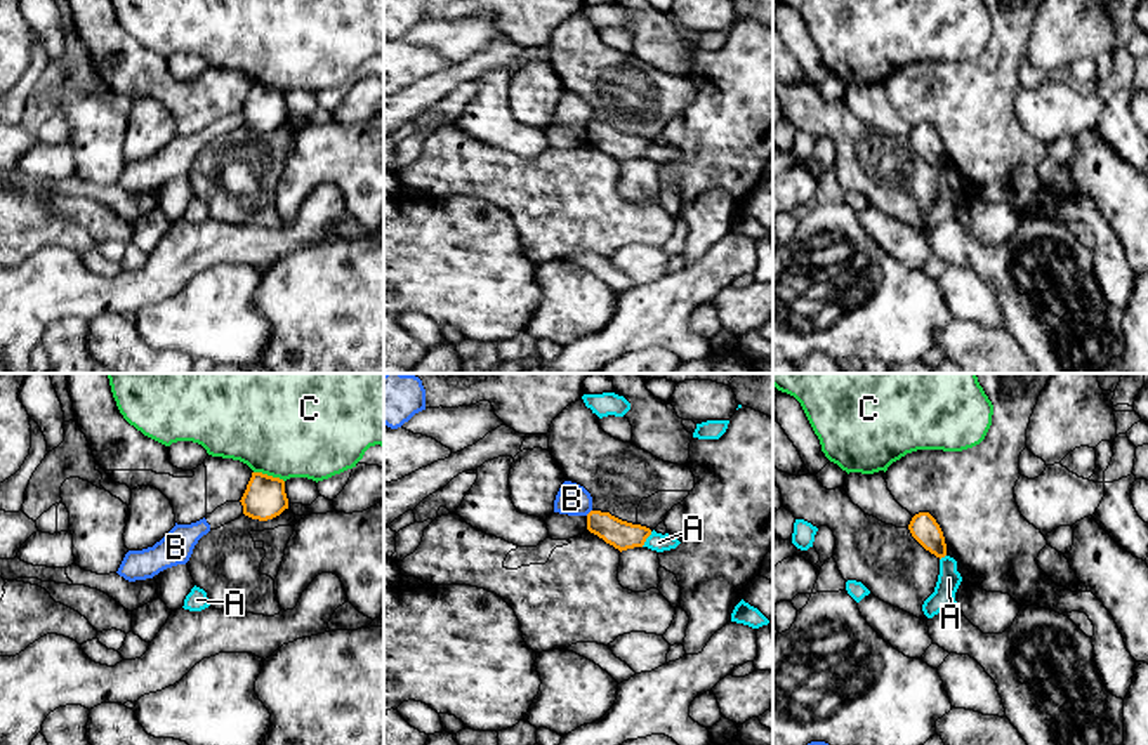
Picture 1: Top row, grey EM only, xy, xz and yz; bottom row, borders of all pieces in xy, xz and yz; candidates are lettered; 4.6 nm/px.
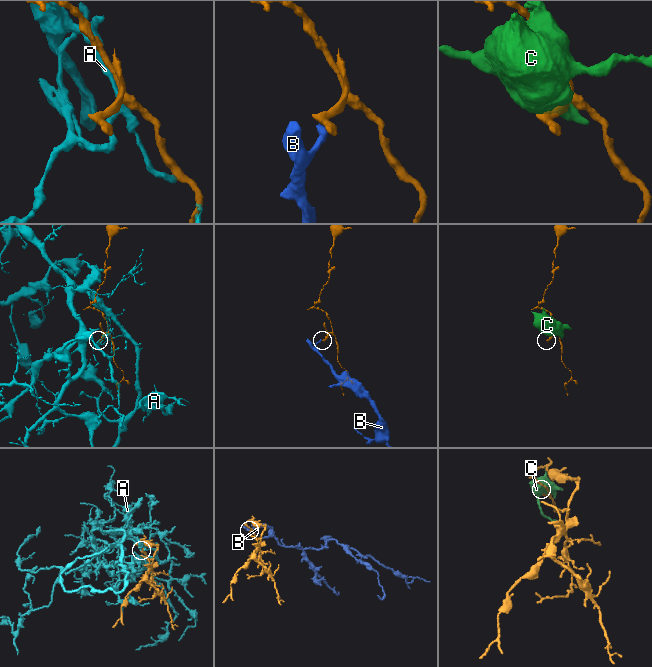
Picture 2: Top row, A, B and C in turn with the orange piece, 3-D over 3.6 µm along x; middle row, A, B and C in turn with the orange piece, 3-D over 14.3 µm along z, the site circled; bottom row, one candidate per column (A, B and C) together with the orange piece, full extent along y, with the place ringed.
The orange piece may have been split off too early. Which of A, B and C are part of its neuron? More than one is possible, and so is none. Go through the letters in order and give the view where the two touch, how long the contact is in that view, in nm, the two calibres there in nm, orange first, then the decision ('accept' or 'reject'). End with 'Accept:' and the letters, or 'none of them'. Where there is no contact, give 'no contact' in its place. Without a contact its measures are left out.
A: meets orange in xz; contact 90 nm long; 140 nm thick on the orange side, 90 nm on the other; reject
B: meets orange in xz; contact 40 nm long; 140 nm thick on the orange side, 150 nm on the other; reject
C: meets orange in xy; contact 150 nm long; 190 nm thick on the orange side, 500 nm on the other; reject
Accept: none of them

